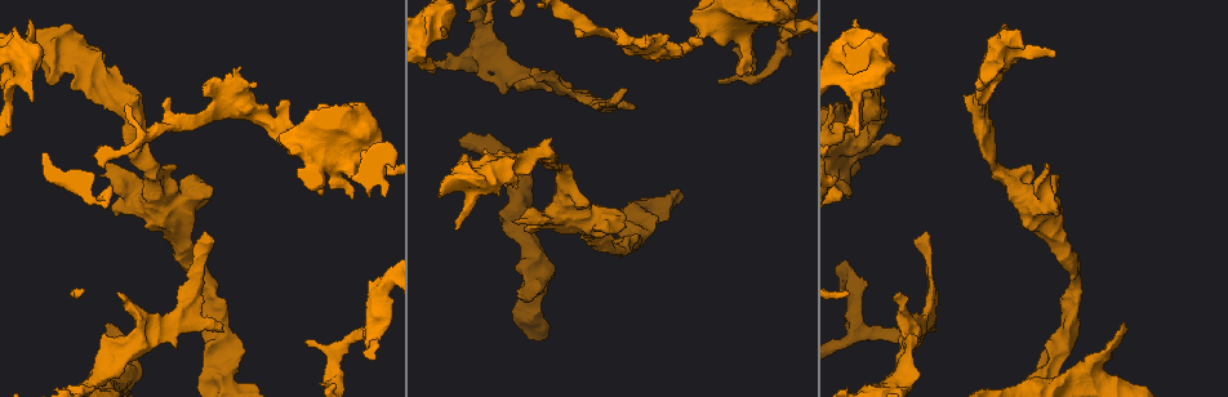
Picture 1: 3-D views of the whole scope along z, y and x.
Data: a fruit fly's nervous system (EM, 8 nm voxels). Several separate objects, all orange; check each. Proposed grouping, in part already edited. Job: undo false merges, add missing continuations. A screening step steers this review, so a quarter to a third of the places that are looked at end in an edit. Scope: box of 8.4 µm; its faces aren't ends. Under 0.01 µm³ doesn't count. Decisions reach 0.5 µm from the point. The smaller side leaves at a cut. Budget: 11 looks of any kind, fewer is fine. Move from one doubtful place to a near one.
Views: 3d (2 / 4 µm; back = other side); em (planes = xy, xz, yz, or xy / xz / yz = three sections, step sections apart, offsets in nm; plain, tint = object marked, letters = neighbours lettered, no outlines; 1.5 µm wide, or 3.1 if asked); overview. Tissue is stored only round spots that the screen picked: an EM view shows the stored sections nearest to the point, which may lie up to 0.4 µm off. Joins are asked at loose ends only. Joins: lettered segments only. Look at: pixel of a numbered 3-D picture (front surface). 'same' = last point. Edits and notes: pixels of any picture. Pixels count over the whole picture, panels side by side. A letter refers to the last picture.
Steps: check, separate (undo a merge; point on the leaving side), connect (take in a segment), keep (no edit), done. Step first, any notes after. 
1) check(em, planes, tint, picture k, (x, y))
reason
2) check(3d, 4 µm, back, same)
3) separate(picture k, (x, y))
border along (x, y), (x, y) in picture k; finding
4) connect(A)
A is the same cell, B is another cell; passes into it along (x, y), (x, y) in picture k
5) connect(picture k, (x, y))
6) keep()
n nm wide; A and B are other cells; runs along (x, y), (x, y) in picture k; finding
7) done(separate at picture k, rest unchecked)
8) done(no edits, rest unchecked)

check(em, yz, step 4, tint, picture 1, (239, 70))
free end

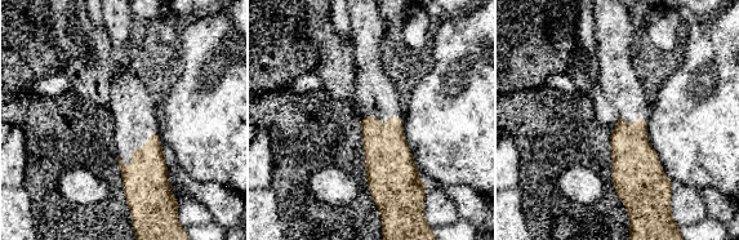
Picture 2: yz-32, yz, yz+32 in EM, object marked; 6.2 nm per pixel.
check(em, planes, letters, same)

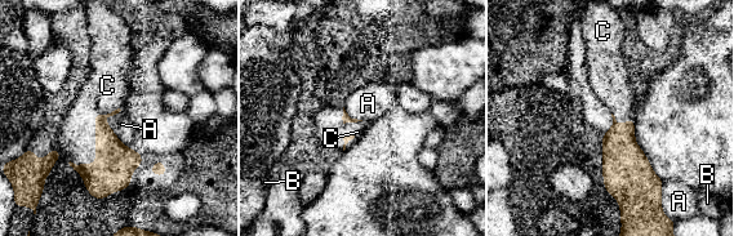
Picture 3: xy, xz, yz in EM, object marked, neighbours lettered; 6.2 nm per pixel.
connect(C)
C is the same cell, A and B are other cells; passes into it along (624, 165), (623, 125), (613, 89) in picture 3; the neuron continues

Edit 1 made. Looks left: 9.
check(overview)
redraw

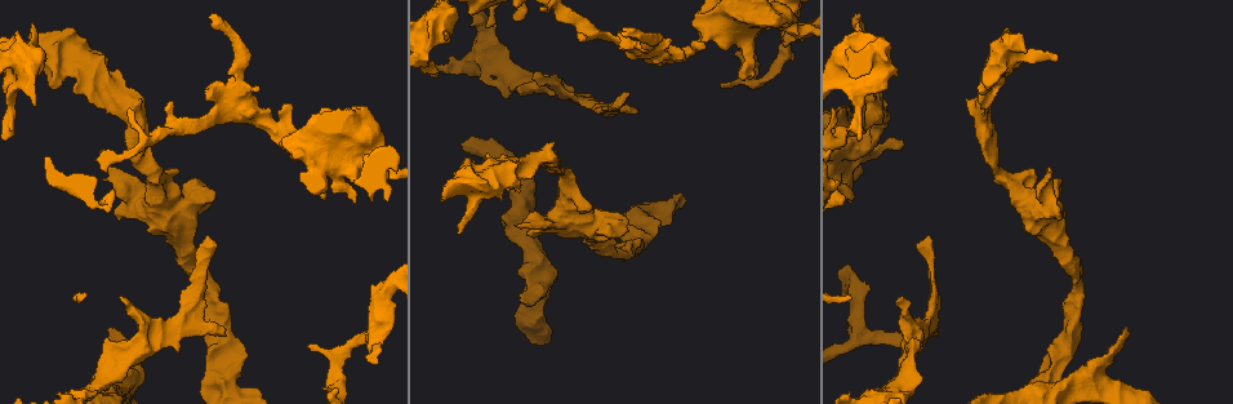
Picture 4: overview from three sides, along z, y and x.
check(3d, 4 µm, picture 4, (591, 105))
a fork

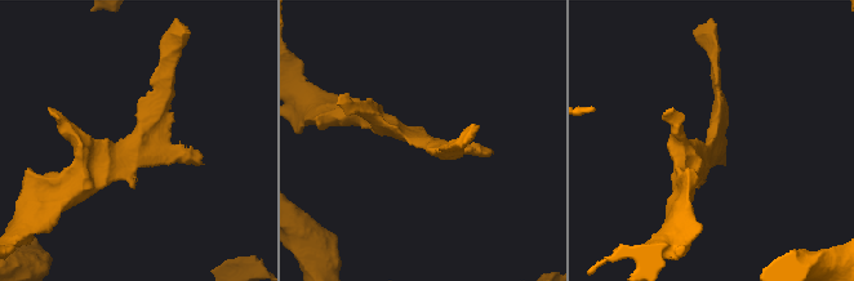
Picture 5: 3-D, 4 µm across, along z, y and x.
check(em, planes, letters, picture 5, (711, 145))
need the tissue

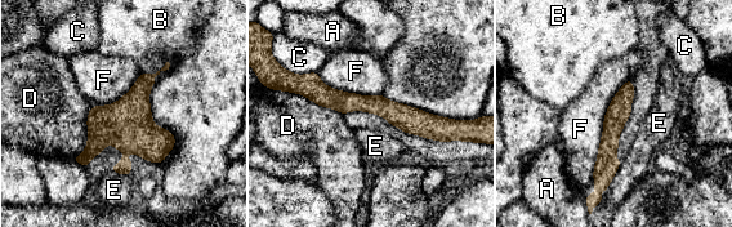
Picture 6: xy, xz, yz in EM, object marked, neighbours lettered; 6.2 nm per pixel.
keep()
110 nm wide; F touches over 700 nm; A, B, C, D, E and F are other cells; all the same neuron

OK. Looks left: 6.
check(em, yz, step 4, letters, picture 4, (213, 247))
branch stops here

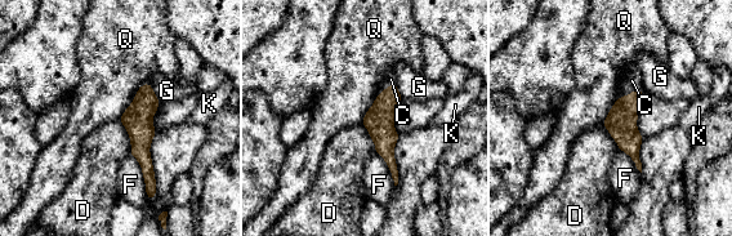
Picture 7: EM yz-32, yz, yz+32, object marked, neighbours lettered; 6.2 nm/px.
check(em, planes, letters, same)
another direction

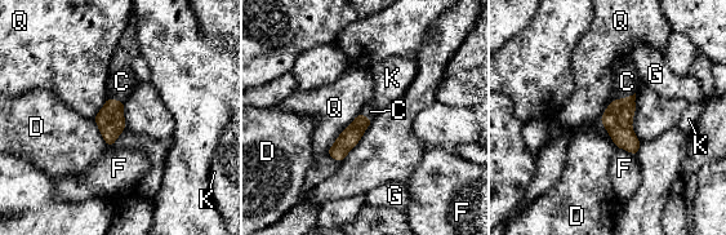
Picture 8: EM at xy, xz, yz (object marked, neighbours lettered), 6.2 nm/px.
connect(C)
C is the same cell, D, F, G, K and Q are other cells; passes into it along (618, 116), (622, 98), (627, 81) in picture 8; the neuron continues

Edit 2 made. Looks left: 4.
check(overview)
redraw

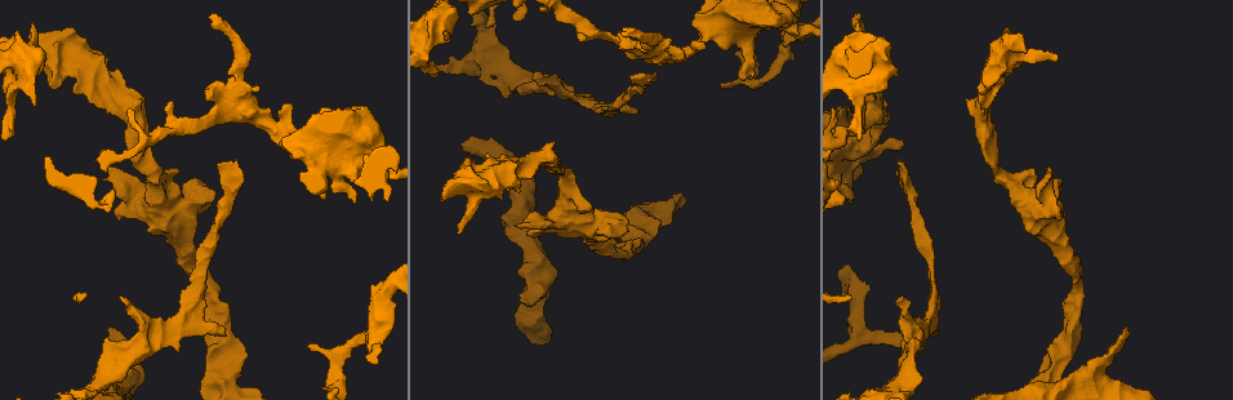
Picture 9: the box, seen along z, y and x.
check(3d, 4 µm, picture 9, (110, 330))
free end

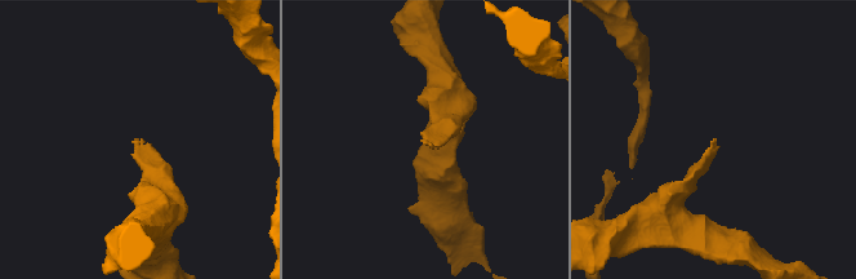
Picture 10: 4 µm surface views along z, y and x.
check(em, planes, letters, picture 10, (421, 139))
now the EM

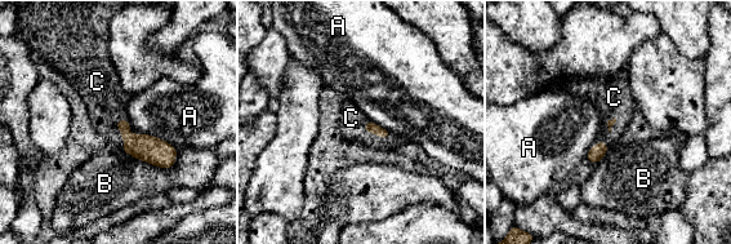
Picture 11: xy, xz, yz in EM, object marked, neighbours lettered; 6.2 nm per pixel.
connect(C)
C is the same cell, A and B are other cells; passes into it along (371, 127), (377, 134), (351, 118) in picture 11; it goes on there

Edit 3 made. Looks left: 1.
done(connect at picture 3, connect at picture 8, connect at picture 11, rest unchecked)

